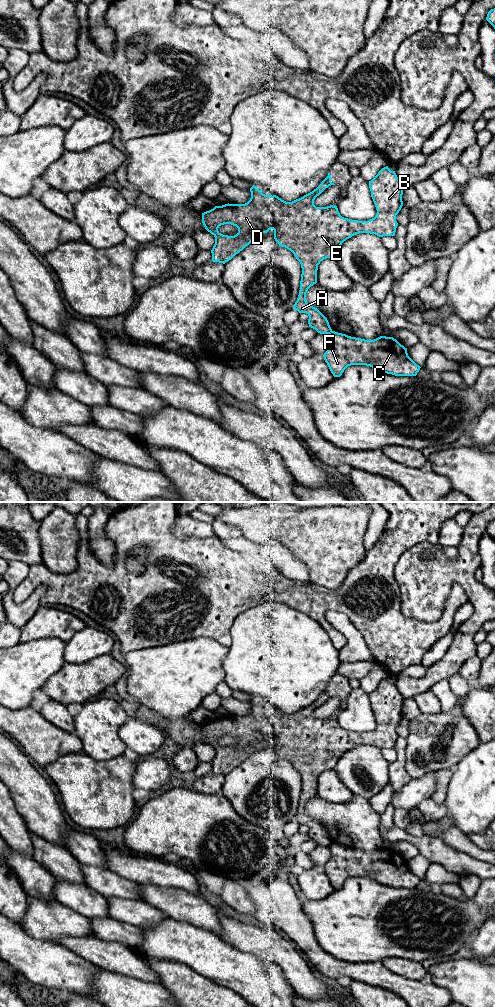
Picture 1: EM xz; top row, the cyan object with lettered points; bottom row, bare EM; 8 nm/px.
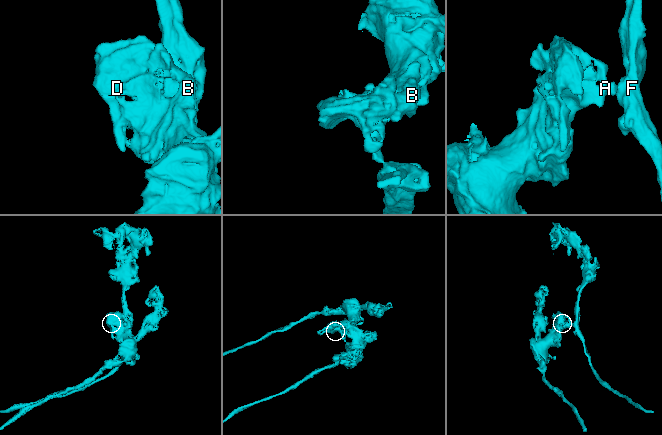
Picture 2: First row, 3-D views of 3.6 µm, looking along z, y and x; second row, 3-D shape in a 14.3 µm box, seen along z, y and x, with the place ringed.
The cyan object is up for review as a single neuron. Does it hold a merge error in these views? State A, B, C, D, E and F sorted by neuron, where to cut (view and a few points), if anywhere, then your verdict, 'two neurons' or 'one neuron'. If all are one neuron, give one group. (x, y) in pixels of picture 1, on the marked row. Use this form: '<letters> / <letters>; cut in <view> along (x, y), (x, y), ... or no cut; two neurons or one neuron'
A B D E / C F; cut in xz along (332, 331), (329, 334); two neurons

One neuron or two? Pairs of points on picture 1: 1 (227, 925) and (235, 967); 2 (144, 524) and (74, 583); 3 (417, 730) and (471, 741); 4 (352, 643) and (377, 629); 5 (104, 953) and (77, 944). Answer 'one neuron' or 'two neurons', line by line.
1: two neurons
2: one neuron
3: one neuron
4: two neurons
5: one neuron

